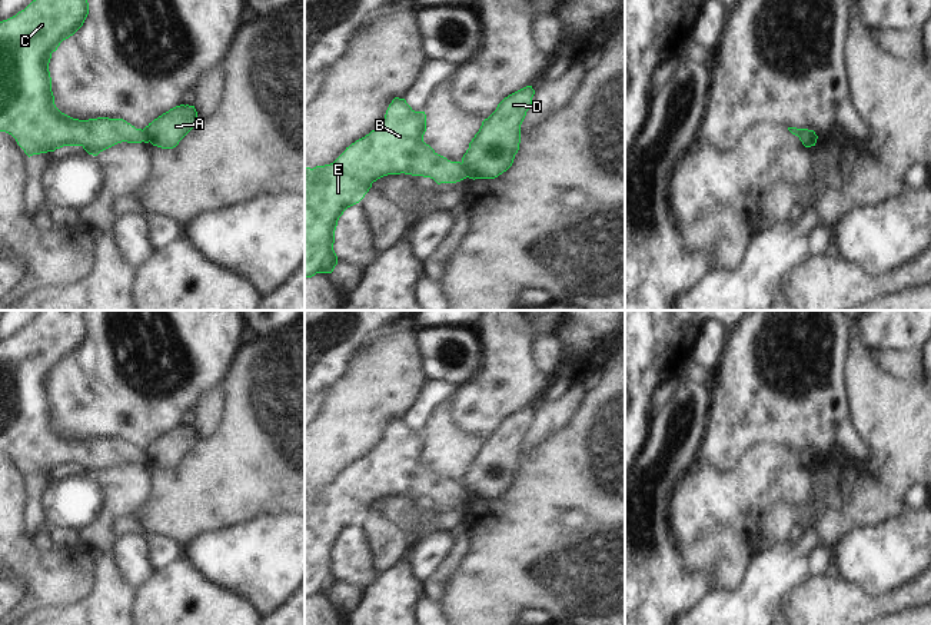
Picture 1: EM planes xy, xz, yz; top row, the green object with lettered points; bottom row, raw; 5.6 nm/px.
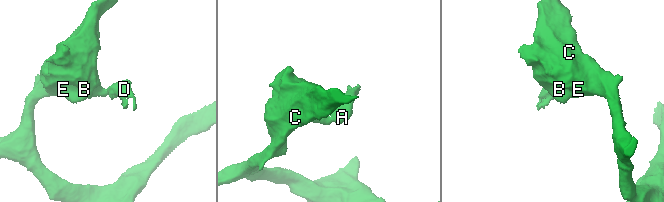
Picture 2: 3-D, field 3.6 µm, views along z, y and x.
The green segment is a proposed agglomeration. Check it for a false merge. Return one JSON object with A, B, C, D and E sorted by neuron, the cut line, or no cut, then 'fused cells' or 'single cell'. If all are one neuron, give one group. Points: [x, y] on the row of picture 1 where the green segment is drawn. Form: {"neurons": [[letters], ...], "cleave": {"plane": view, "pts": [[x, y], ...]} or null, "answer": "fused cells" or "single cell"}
{"neurons": [["A", "D"], ["B", "C", "E"]], "cleave": {"plane": "xz", "pts": [[461, 163], [468, 176]]}, "answer": "fused cells"}

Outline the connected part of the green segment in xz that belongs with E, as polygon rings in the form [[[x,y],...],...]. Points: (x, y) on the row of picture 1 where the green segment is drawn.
[[[395,97],[383,122],[365,137],[352,143],[330,164],[305,167],[305,277],[316,273],[332,273],[338,265],[333,250],[335,230],[343,212],[359,203],[372,183],[388,174],[412,174],[440,183],[456,183],[466,179],[460,162],[450,162],[423,142],[426,132],[425,112],[415,112],[405,99]]]

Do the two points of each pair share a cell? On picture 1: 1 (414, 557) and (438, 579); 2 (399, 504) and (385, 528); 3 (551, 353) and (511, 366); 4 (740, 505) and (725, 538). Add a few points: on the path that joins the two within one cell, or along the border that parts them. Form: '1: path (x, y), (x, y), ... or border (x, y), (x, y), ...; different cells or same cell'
1: border (452, 547), (426, 582); different cells
2: border (371, 508), (388, 515), (412, 539); different cells
3: border (532, 339), (534, 362), (541, 371); different cells
4: border (700, 537), (732, 525), (751, 552); different cells

